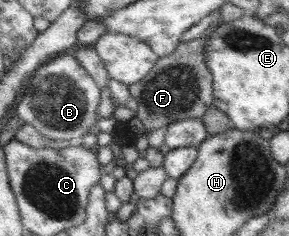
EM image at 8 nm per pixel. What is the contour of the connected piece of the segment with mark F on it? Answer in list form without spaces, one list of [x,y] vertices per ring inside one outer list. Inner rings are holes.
[[[208,36],[180,42],[168,56],[159,58],[156,65],[138,82],[128,86],[138,104],[138,119],[148,132],[166,128],[174,121],[194,117],[201,119],[213,105],[213,79],[204,61],[204,44]]]

